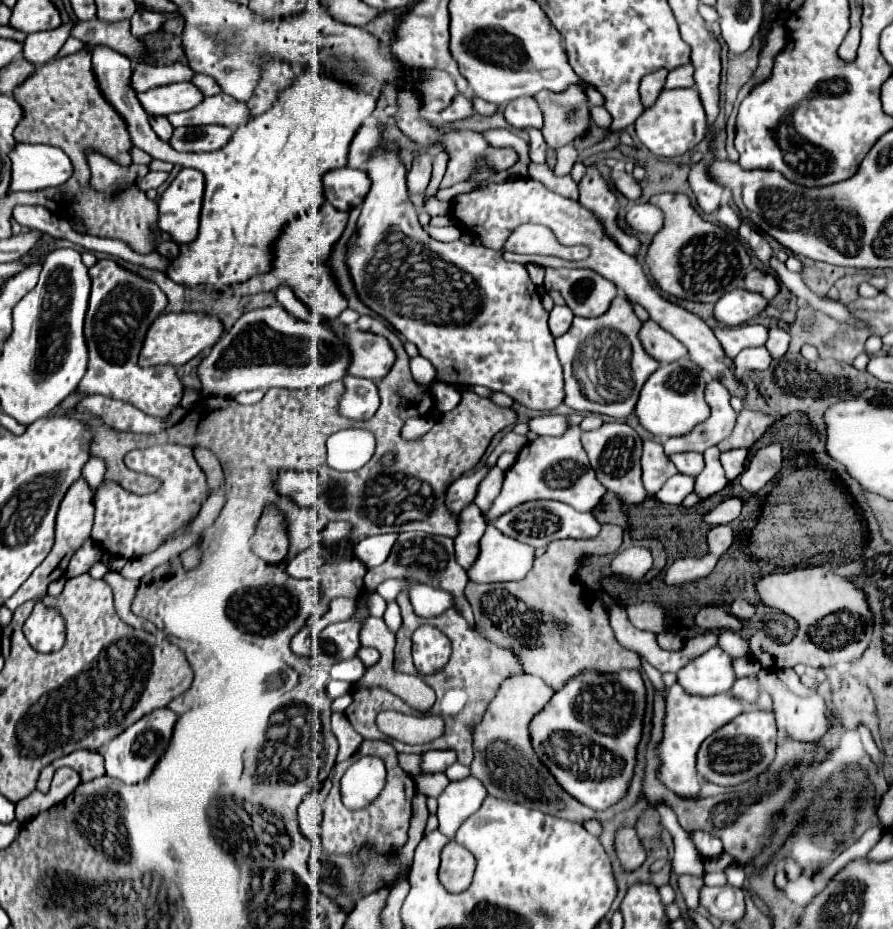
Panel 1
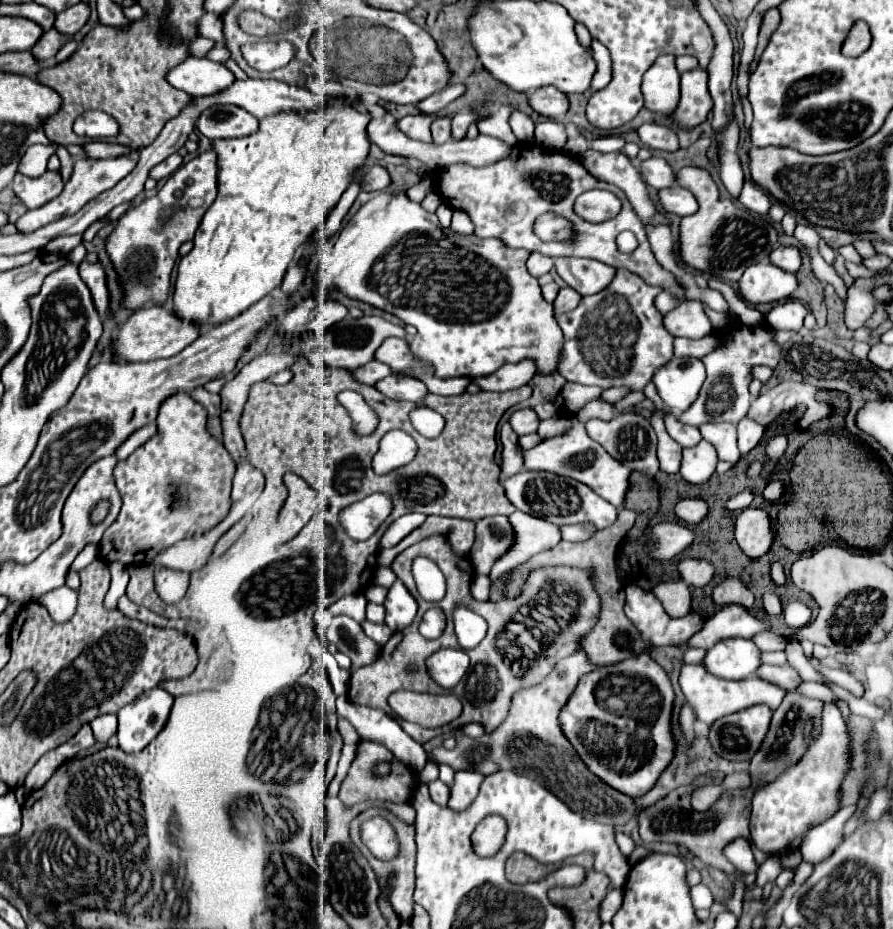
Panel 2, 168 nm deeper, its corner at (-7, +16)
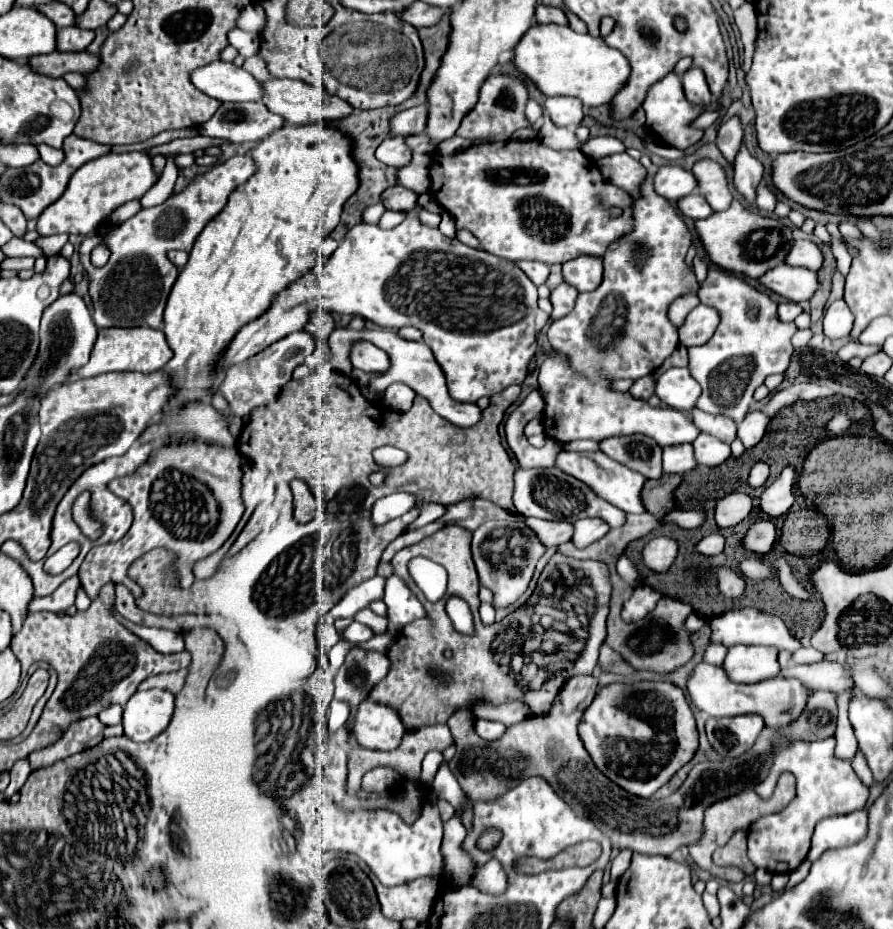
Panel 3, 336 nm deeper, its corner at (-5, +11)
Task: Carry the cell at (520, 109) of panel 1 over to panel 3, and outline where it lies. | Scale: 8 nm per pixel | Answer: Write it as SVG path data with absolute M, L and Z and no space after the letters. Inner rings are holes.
M549 97L545 103L545 109L549 111L553 123L561 127L577 125L585 117L583 103L577 101L577 97Z

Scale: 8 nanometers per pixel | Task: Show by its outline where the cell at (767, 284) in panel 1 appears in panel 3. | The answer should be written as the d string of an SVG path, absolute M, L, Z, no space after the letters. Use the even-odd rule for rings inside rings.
M797 239L793 243L791 253L785 259L787 265L799 265L799 267L807 267L807 269L821 269L823 265L823 253L821 253L821 245L817 245L811 239Z

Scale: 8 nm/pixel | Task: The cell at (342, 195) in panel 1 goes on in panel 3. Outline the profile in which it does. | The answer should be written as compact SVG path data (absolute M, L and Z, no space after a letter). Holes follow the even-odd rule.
M393 185L393 187L385 189L385 193L381 195L381 201L387 209L409 213L417 207L417 193L405 189L401 185Z

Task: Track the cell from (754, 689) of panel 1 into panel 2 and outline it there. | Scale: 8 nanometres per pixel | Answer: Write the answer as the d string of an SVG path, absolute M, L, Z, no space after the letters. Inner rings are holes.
M761 664L757 676L771 682L771 684L779 684L779 688L783 688L783 690L793 690L793 688L797 688L801 684L799 674L789 664L785 664L785 666Z

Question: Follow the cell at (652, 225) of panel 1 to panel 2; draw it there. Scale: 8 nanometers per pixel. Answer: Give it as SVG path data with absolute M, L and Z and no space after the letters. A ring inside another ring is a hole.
M677 184L671 186L671 188L659 190L657 198L659 198L659 204L661 204L661 208L663 208L665 212L677 214L677 216L681 216L681 218L693 214L693 212L699 208L695 196L693 196L689 190L677 186Z

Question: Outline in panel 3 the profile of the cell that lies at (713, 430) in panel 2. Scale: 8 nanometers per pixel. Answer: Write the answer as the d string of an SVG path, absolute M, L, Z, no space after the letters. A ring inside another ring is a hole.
M693 407L693 423L705 431L705 433L711 433L715 435L717 439L725 441L725 443L731 443L737 435L737 425L733 423L731 417L719 417L719 415L711 415L711 413L705 413L697 407Z

